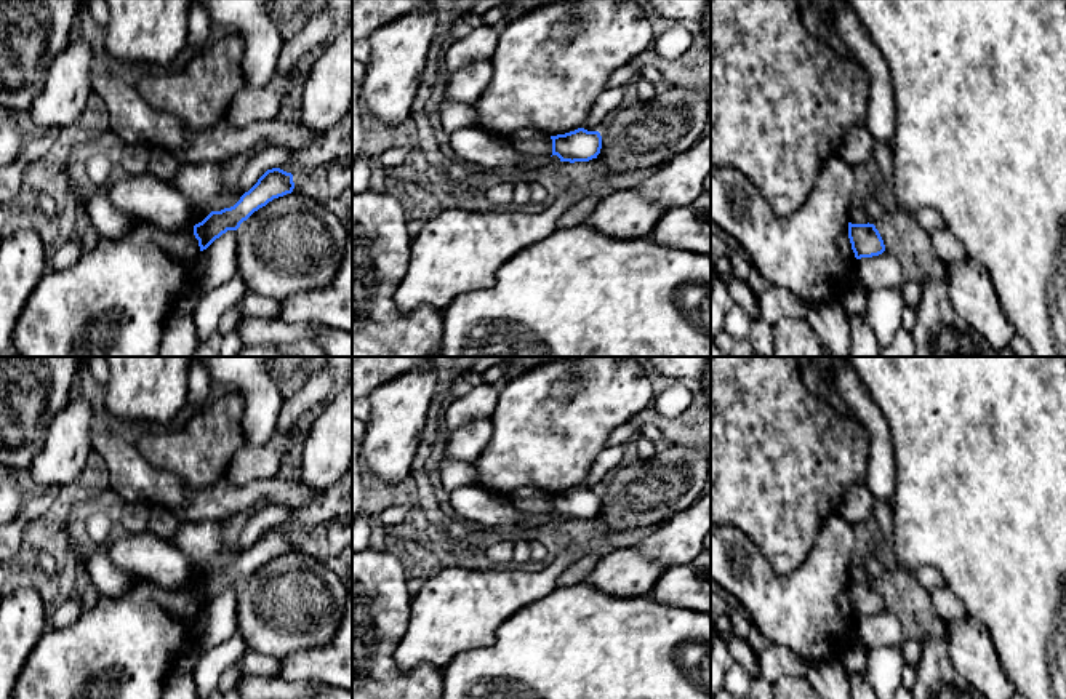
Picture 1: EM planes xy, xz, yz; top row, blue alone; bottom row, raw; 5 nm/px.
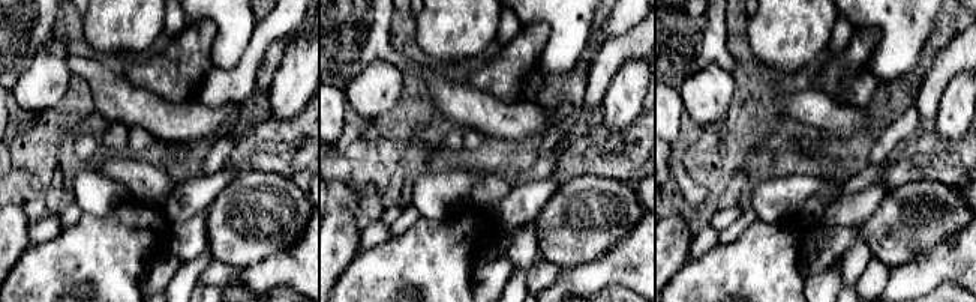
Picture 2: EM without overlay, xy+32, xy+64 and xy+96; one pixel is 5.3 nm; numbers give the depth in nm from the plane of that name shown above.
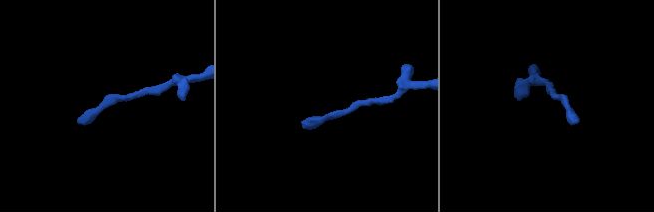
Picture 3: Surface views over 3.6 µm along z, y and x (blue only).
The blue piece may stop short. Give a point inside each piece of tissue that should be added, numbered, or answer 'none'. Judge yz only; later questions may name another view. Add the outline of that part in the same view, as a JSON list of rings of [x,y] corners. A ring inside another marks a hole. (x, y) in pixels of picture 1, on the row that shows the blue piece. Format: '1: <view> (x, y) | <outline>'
none

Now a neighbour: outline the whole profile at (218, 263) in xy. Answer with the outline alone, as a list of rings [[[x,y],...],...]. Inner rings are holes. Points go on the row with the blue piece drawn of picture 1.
[[[227,230],[216,238],[200,254],[200,280],[202,291],[213,290],[229,282],[237,274],[237,240],[235,230]]]

